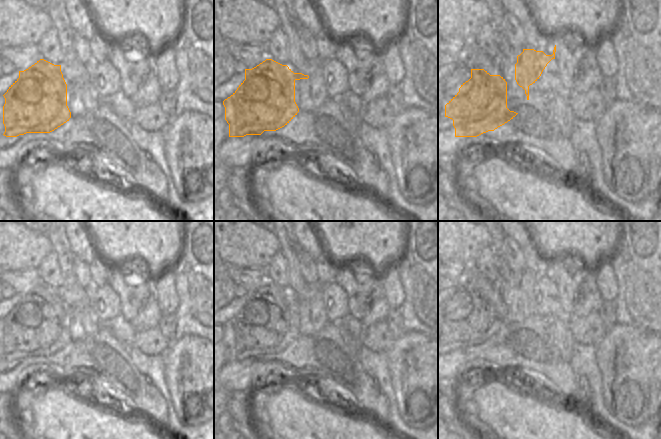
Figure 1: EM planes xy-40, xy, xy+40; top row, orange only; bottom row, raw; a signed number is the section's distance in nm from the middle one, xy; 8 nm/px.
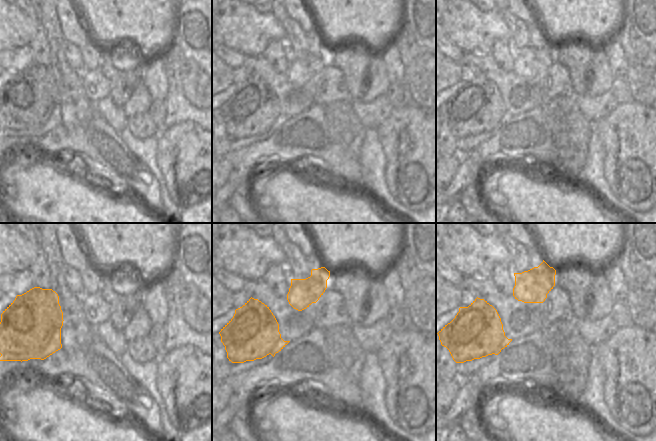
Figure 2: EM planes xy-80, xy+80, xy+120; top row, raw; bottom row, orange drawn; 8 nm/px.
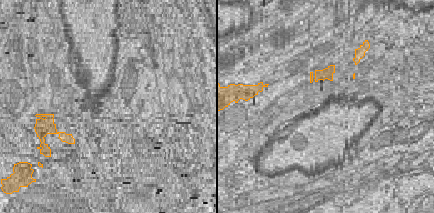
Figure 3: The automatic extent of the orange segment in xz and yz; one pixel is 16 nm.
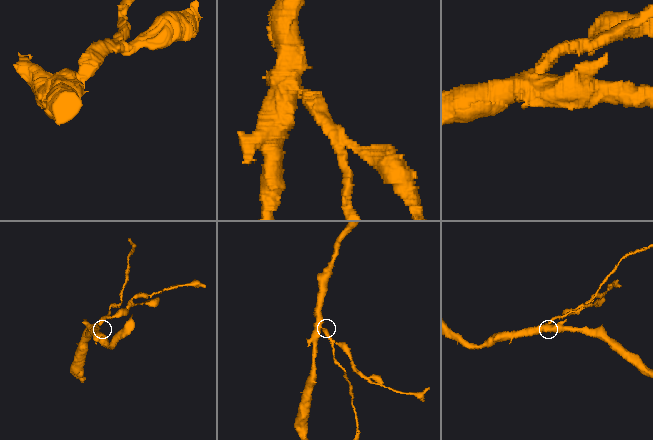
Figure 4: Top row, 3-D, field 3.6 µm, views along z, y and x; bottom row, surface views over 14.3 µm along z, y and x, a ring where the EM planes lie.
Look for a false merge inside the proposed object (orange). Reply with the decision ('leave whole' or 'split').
split

